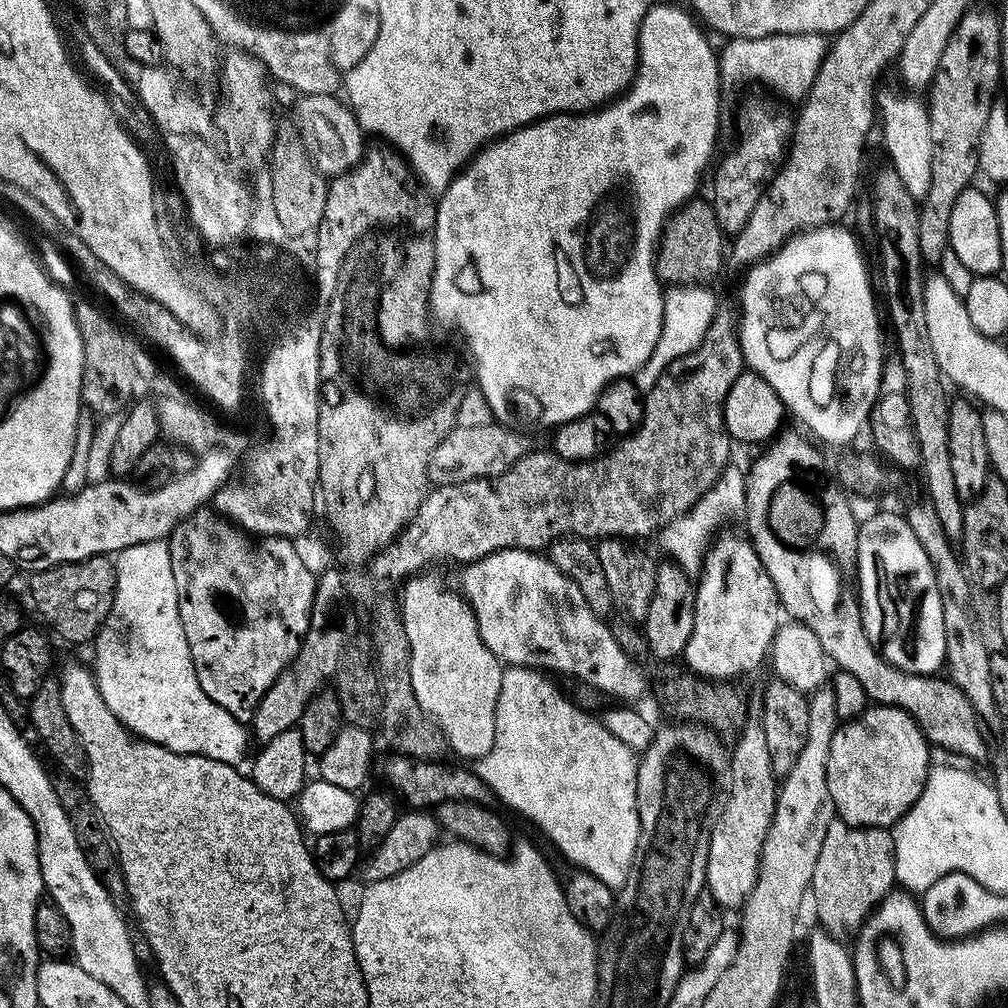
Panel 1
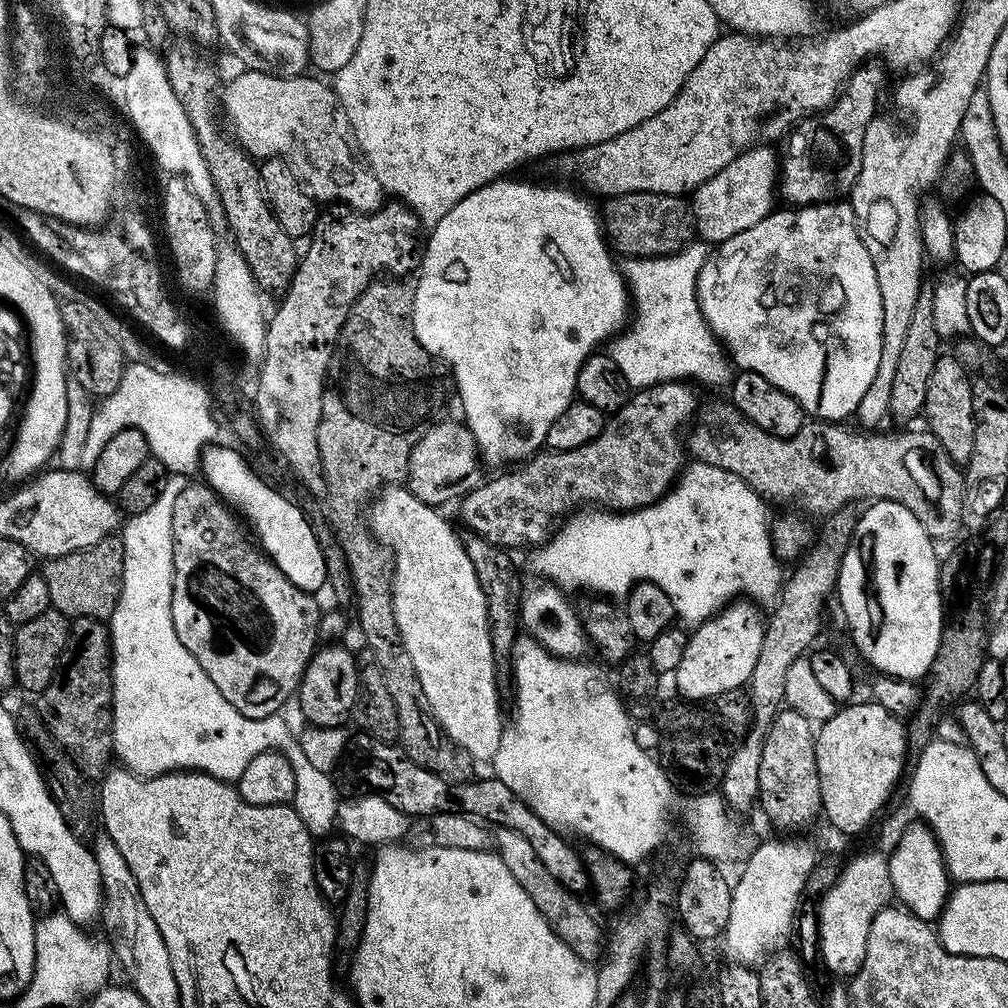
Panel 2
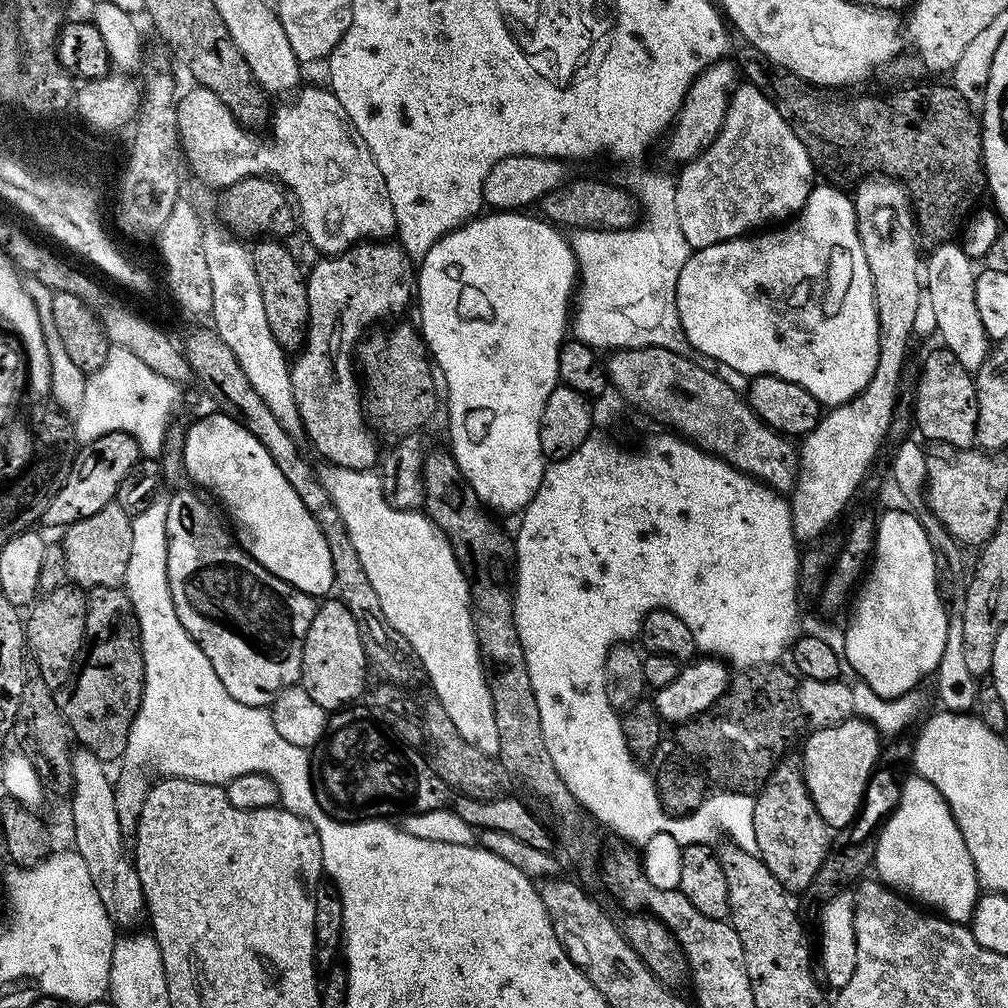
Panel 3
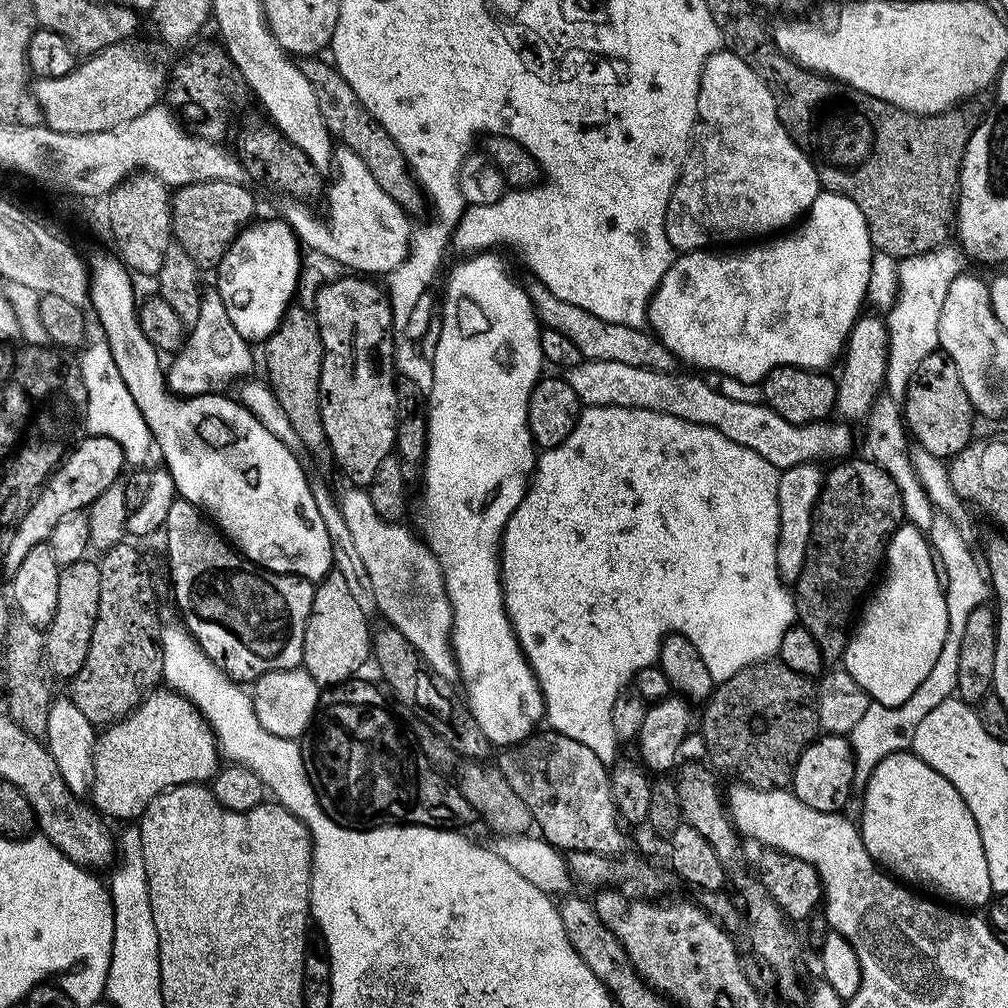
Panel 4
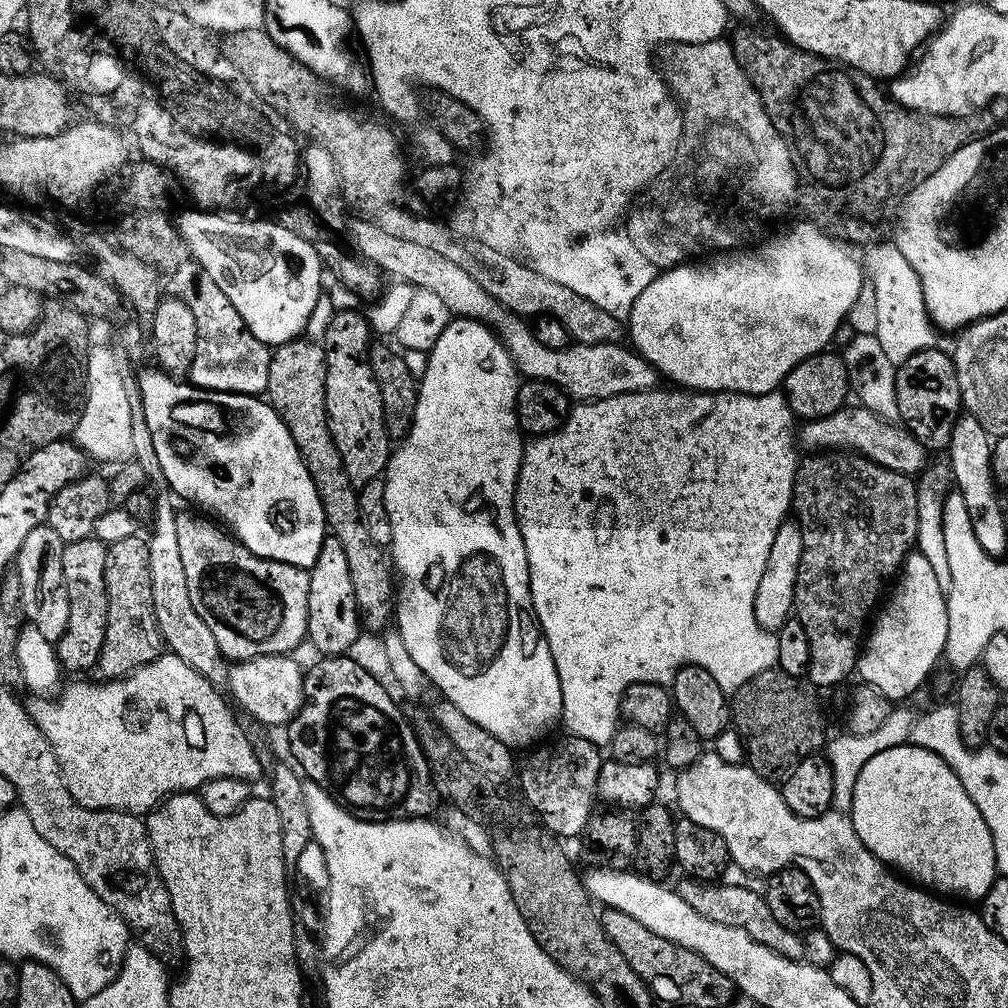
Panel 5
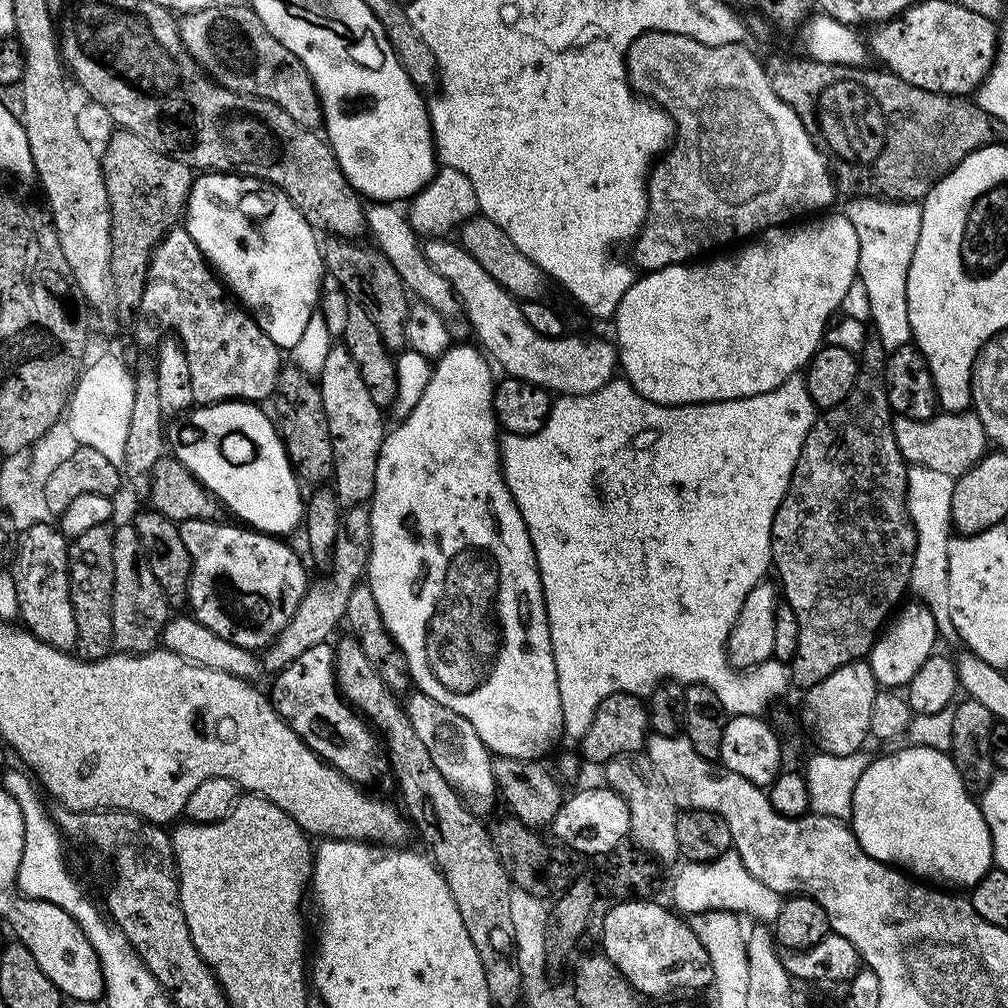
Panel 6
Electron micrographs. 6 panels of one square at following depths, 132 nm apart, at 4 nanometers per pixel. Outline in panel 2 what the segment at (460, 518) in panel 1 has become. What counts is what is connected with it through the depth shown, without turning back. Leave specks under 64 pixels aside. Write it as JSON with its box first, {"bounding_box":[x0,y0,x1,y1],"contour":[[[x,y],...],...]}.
{"bounding_box":[459,382,698,550],"contour":[[[665,382],[633,391],[628,401],[605,419],[602,434],[598,434],[598,438],[586,446],[565,452],[541,450],[519,466],[501,471],[504,472],[501,476],[496,476],[493,480],[485,479],[479,488],[464,493],[459,501],[460,516],[468,527],[467,531],[490,541],[498,548],[513,550],[512,548],[524,548],[527,544],[544,544],[550,538],[550,529],[557,523],[556,516],[567,517],[581,505],[599,505],[601,509],[613,512],[633,512],[635,508],[655,504],[676,483],[686,464],[686,440],[683,435],[680,437],[680,431],[688,423],[693,423],[698,412],[696,392],[692,388],[695,387],[688,382]]]}

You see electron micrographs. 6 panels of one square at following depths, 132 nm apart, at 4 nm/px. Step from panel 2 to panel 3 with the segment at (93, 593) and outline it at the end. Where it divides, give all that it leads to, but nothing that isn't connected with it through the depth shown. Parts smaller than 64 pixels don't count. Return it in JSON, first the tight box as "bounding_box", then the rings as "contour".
{"bounding_box":[62,502,134,590],"contour":[[[115,502],[102,506],[98,514],[82,518],[63,529],[62,547],[66,558],[68,580],[75,587],[91,590],[94,588],[119,588],[126,578],[130,562],[130,550],[134,543],[132,517]]]}

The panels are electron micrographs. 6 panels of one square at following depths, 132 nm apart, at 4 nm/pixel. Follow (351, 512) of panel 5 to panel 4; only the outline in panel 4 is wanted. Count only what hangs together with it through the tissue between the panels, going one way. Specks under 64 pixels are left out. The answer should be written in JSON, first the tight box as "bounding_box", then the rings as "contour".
{"bounding_box":[262,306,328,453],"contour":[[[299,306],[289,308],[278,330],[274,330],[274,334],[270,334],[267,340],[263,341],[262,348],[264,348],[264,364],[268,367],[267,383],[277,396],[278,404],[282,406],[291,425],[294,426],[295,433],[310,453],[327,453],[328,439],[320,414],[320,375],[324,347],[315,315]]]}

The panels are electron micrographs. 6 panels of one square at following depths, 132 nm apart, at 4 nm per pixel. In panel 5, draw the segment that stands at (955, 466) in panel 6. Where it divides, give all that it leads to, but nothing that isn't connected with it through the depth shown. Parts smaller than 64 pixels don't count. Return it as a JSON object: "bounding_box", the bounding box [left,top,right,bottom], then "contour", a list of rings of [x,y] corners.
{"bounding_box":[798,406,926,474],"contour":[[[845,406],[826,418],[801,423],[798,428],[798,444],[801,449],[808,448],[804,450],[812,454],[825,450],[851,450],[878,466],[905,474],[919,473],[926,464],[924,445],[909,434],[907,428],[884,420],[861,406]]]}

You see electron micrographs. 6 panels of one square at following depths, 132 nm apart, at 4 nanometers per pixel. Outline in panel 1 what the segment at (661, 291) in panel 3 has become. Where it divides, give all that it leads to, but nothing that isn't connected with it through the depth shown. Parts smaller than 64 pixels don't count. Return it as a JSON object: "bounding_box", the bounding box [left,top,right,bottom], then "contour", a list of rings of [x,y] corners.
{"bounding_box":[634,283,718,394],"contour":[[[703,283],[677,284],[669,287],[664,294],[664,313],[662,314],[662,334],[654,346],[648,361],[634,373],[634,379],[641,394],[648,392],[658,382],[658,378],[678,358],[690,354],[706,338],[706,330],[710,330],[710,322],[718,311],[716,296],[711,287]]]}

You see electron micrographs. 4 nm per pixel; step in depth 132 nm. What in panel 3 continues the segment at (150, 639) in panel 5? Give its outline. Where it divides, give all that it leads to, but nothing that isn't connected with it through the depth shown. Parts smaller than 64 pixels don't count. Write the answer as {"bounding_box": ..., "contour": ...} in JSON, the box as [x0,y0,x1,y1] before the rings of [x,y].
{"bounding_box":[55,587,144,761],"contour":[[[123,587],[94,588],[87,593],[86,630],[80,659],[72,670],[72,676],[61,688],[55,689],[56,705],[71,728],[77,745],[90,750],[99,760],[119,761],[126,750],[128,731],[140,709],[144,693],[144,663],[140,653],[140,638],[132,603]]]}

